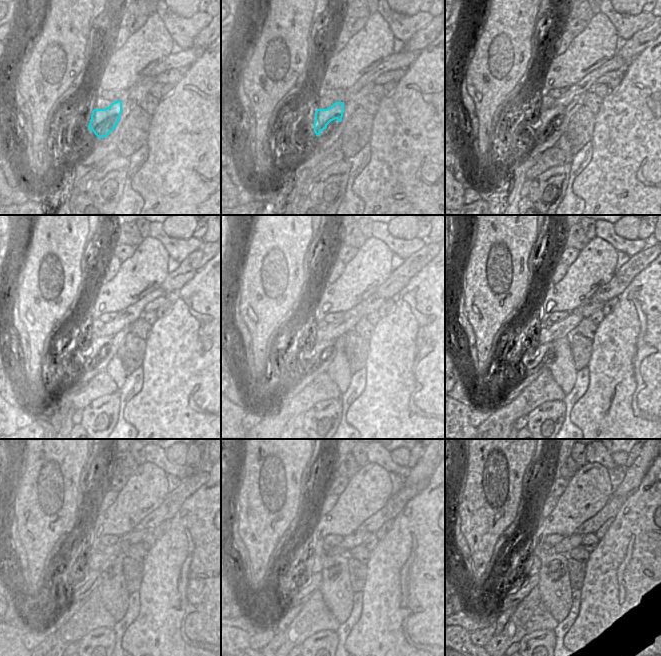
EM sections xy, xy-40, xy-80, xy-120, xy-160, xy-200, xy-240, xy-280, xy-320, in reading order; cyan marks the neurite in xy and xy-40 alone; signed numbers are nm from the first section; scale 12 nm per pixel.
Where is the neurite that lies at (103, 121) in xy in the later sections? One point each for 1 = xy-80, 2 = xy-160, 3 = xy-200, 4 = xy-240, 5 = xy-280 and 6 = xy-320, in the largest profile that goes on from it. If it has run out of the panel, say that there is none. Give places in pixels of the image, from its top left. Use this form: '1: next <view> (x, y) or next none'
1: next xy-80 (545, 117)
2: next xy-160 (322, 349)
3: next xy-200 (545, 353)
4: next xy-240 (92, 579)
5: next xy-280 (302, 594)
6: next xy-320 (512, 600)

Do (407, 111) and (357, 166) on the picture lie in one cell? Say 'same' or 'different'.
different

